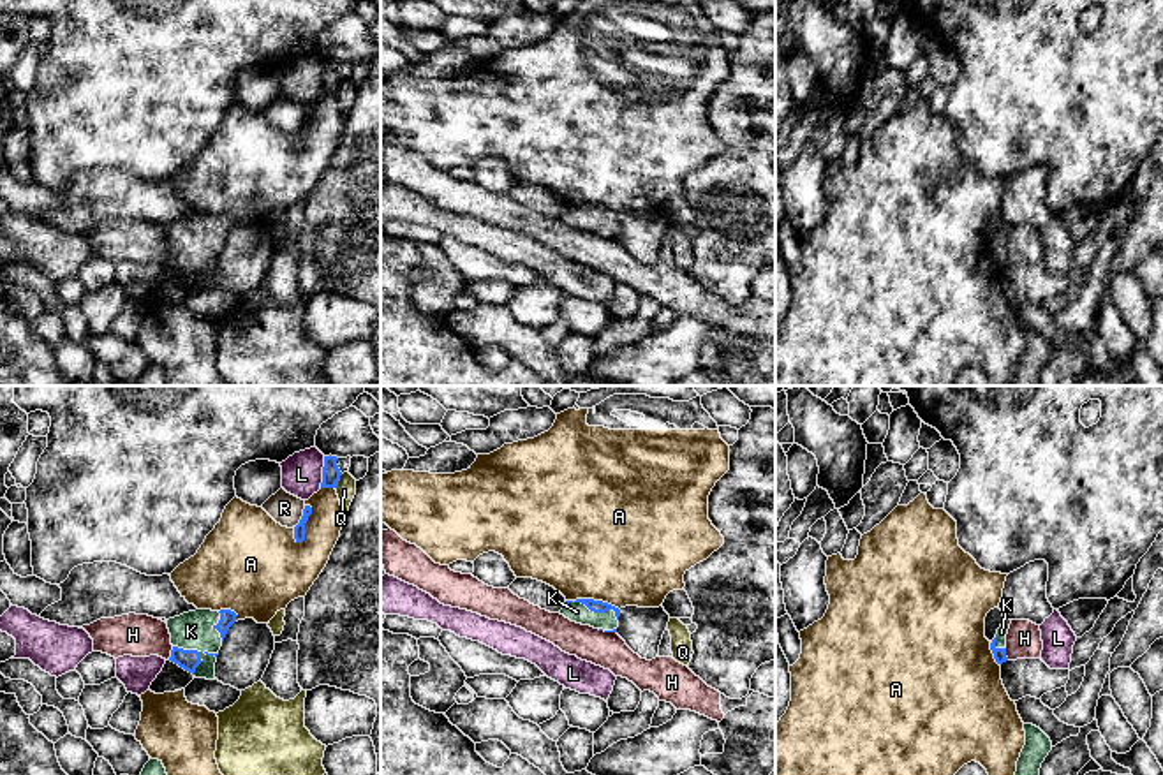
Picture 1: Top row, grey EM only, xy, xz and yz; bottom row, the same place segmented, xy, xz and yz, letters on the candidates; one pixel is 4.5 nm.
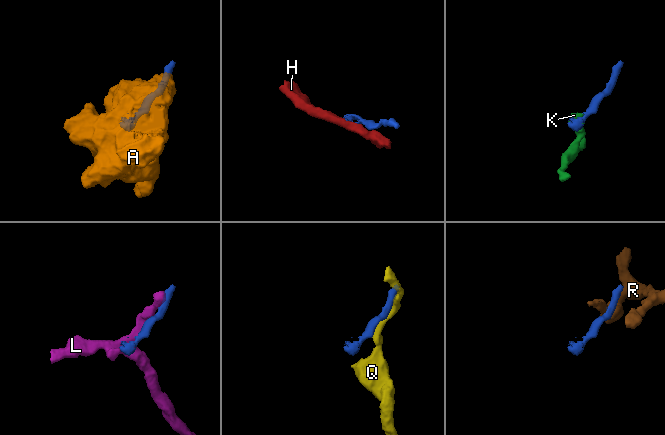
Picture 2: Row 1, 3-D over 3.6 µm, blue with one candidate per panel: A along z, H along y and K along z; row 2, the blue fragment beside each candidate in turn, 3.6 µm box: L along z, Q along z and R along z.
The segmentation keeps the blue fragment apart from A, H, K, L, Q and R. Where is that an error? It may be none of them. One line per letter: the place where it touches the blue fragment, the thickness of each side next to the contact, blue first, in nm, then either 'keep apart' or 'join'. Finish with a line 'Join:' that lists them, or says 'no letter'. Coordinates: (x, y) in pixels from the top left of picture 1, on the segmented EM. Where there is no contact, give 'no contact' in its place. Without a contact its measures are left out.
A: xy (303, 525) | 50/360 nm | keep apart
H: xy (171, 654) | 100/190 nm | keep apart
K: xy (196, 650) | 100/180 nm | join
L: xy (323, 472) | 80/190 nm | keep apart
Q: xy (339, 479) | 80/90 nm | keep apart
R: xy (302, 516) | 50/140 nm | keep apart
Join: K

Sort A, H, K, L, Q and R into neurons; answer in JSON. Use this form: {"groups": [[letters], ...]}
{"groups": [["A"], ["H"], ["K"], ["L"], ["Q"], ["R"]]}

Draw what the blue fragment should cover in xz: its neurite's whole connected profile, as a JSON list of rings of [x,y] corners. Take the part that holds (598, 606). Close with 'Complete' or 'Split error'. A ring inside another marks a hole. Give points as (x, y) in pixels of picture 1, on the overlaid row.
[[[576,599],[566,601],[560,615],[582,625],[617,632],[620,609],[603,601]]]. Split error

